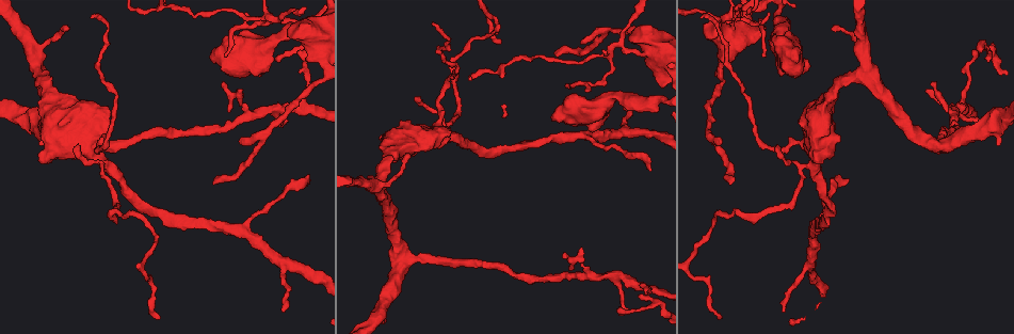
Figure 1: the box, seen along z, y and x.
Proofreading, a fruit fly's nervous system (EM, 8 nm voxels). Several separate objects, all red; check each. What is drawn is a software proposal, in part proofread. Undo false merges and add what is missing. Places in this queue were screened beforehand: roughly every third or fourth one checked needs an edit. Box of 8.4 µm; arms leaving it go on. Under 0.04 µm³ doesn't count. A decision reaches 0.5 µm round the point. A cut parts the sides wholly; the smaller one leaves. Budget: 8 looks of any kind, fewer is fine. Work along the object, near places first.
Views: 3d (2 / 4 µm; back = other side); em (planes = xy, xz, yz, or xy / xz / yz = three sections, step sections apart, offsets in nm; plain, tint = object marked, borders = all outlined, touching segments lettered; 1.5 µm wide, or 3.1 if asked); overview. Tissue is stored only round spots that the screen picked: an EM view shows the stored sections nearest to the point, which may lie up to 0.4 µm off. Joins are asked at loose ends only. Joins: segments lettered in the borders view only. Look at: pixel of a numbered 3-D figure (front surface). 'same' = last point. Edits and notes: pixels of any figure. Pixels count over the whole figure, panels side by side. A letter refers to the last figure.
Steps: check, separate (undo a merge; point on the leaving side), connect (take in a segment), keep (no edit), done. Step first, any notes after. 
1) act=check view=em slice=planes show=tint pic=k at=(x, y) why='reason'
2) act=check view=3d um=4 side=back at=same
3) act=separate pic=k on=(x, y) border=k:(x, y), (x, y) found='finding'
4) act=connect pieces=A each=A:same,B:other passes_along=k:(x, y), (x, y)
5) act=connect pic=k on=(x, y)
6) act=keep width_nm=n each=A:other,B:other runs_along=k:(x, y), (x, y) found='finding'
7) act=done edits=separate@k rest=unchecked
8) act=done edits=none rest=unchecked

act=check view=3d um=2 pic=1 at=(962, 105) why='a narrow waist'

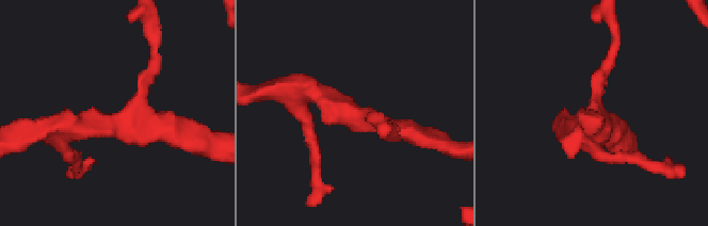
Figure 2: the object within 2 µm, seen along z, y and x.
act=check view=em slice=planes show=tint pic=2 at=(126, 121) arms=3 why='shape alone is not enough'

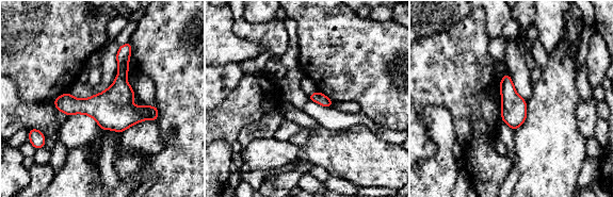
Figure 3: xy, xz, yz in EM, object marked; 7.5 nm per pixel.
act=check view=em slice=planes show=borders at=same why='see the neighbours'

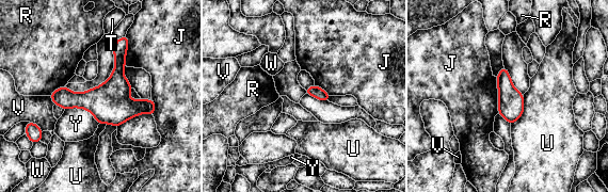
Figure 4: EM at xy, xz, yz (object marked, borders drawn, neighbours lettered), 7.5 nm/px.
act=separate pic=4 on=(121, 46) longest_contact=Y:280nm each=J:other,R:other,T:other,U:other,V:other,W:other,Y:other found='two neurons meet here'

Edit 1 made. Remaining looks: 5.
act=check view=overview why='redraw'

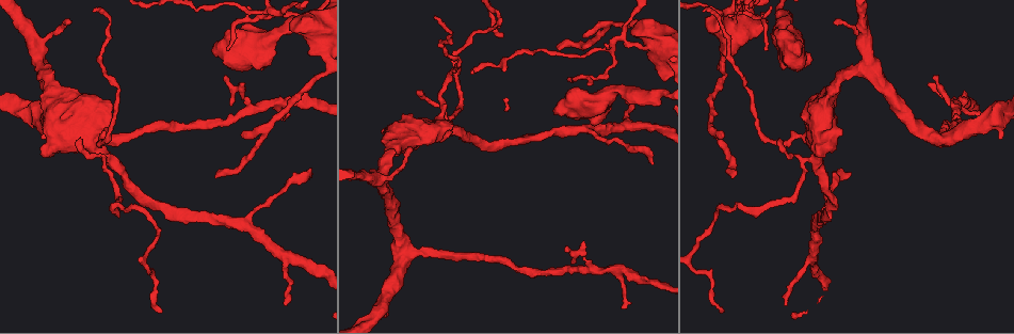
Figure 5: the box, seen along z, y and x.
act=check view=em slice=planes show=borders pic=5 at=(723, 312)

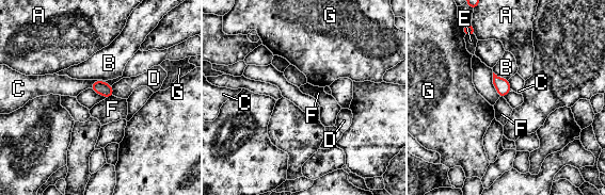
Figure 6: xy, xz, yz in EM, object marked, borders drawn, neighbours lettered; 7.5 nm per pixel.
act=keep each=A:other,B:other,C:other,D:other,E:other,F:other,G:other border=6:(112, 95), (108, 97) found='no lettered segment goes on from it'

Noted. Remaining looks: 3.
act=check view=3d um=4 pic=5 at=(558, 47) why='an open end'

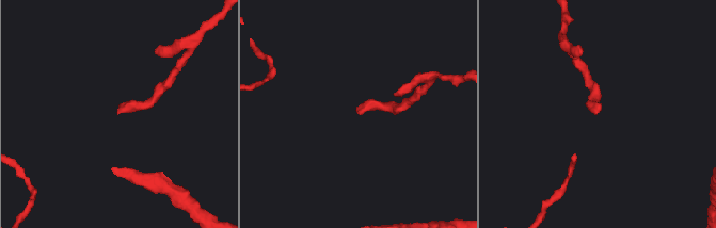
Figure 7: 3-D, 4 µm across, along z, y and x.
act=check view=em slice=xy step=8 show=tint pic=7 at=(118, 111)

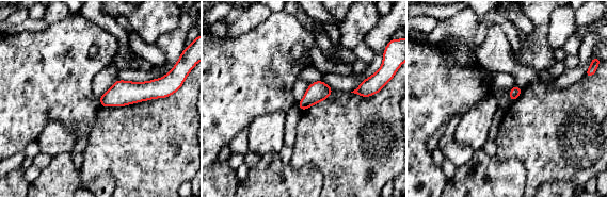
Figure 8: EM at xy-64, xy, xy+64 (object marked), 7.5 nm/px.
act=check view=em slice=planes show=borders at=same why='cut it another way'

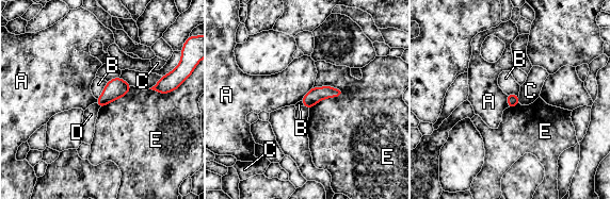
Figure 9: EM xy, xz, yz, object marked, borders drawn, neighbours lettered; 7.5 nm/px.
act=keep width_nm=80 each=A:other,B:other,C:other,D:other,E:other border=9:(108, 82), (97, 99) found='no lettered segment goes on from it'

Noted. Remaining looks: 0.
act=done edits=separate@4 rest=unchecked

